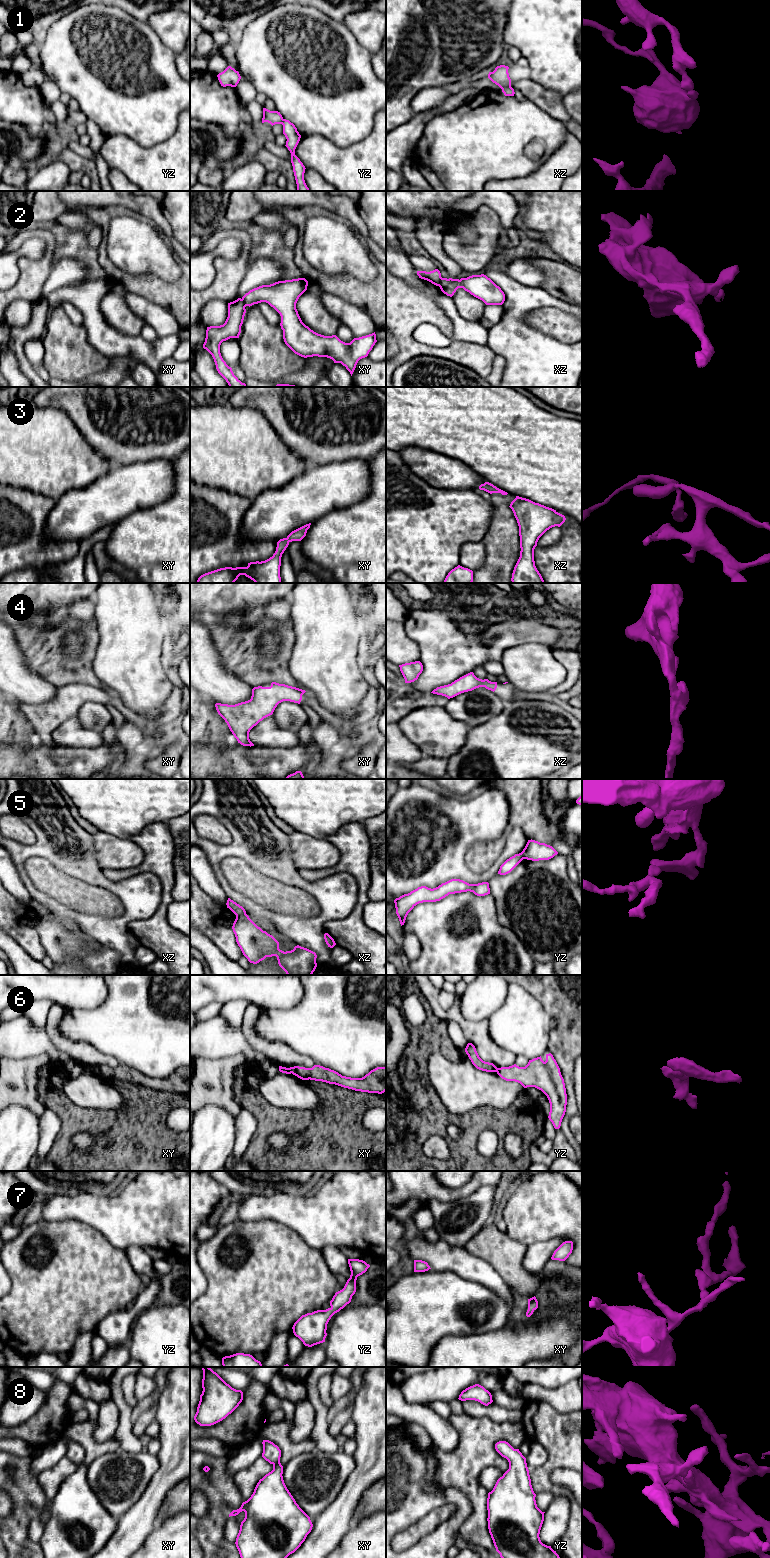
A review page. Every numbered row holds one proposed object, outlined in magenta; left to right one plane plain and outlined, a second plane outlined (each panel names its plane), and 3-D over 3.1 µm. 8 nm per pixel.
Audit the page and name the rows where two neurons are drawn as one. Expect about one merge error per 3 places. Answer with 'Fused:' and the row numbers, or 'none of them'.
Fused: 1, 2, 5, 6

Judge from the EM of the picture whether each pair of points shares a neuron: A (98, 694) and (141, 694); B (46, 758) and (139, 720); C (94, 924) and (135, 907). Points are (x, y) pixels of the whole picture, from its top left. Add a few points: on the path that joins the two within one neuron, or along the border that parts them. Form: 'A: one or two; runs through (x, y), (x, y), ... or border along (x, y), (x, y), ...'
A: two; border along (108, 690), (113, 692), (131, 711)
B: two; border along (50, 745), (97, 747)
C: one; runs through (104, 924), (119, 924), (126, 917)

